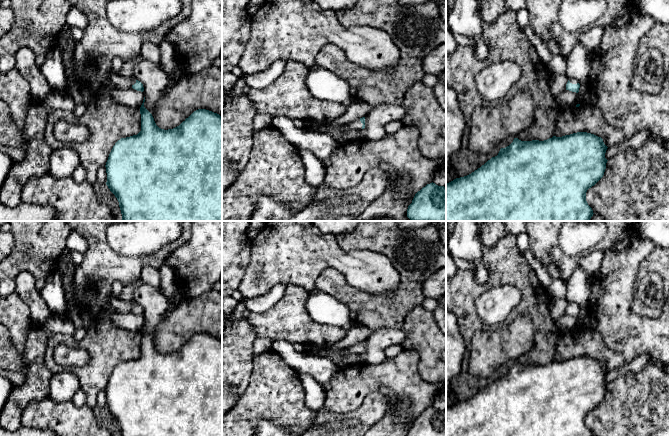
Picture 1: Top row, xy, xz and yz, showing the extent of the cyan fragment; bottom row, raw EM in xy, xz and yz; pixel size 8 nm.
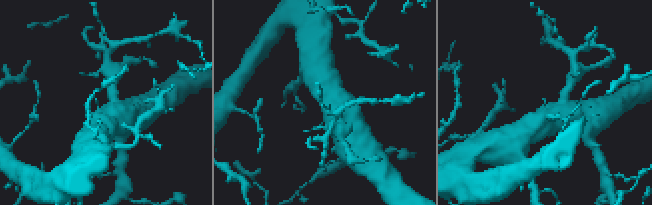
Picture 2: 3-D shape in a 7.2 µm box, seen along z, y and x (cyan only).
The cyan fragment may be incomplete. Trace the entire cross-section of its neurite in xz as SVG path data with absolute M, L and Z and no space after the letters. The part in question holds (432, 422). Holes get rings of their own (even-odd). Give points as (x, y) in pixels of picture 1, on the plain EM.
M427 408L415 418L407 436L446 436L446 410Z

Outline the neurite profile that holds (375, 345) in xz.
M379 329L372 331L365 341L365 352L361 354L361 364L380 364L385 360L385 349L398 344L406 338L403 329Z

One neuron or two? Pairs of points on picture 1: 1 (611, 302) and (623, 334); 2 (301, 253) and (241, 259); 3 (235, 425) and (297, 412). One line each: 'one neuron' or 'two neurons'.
1: one neuron
2: two neurons
3: one neuron

